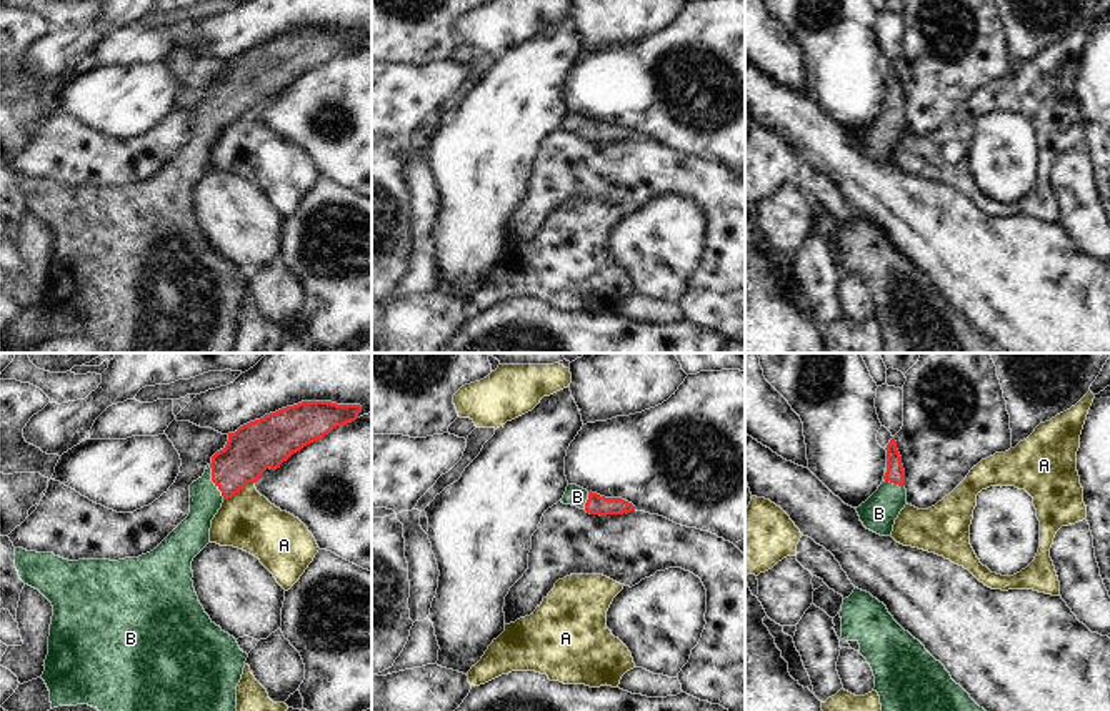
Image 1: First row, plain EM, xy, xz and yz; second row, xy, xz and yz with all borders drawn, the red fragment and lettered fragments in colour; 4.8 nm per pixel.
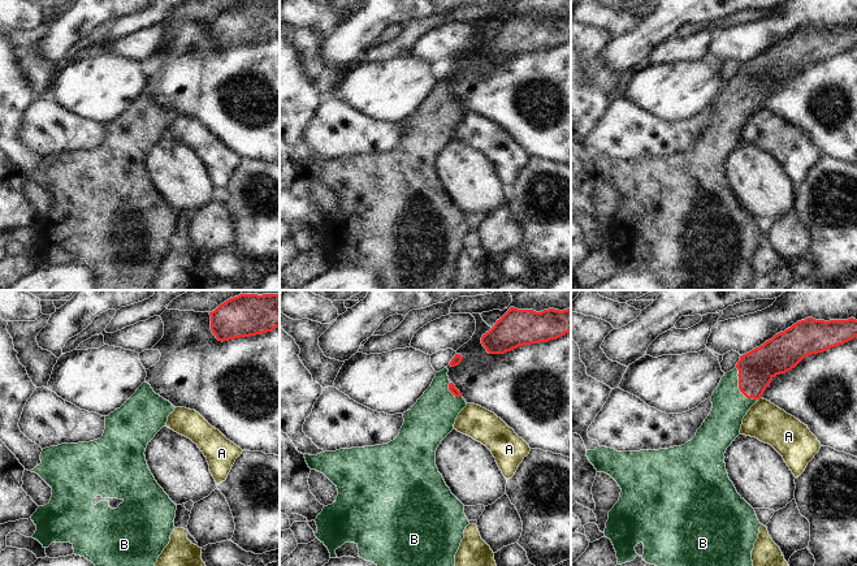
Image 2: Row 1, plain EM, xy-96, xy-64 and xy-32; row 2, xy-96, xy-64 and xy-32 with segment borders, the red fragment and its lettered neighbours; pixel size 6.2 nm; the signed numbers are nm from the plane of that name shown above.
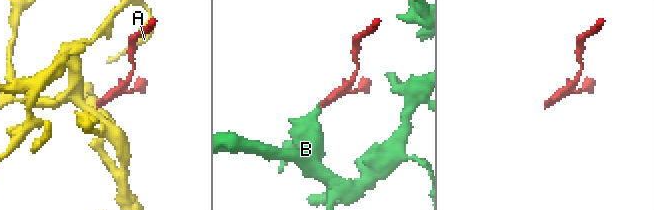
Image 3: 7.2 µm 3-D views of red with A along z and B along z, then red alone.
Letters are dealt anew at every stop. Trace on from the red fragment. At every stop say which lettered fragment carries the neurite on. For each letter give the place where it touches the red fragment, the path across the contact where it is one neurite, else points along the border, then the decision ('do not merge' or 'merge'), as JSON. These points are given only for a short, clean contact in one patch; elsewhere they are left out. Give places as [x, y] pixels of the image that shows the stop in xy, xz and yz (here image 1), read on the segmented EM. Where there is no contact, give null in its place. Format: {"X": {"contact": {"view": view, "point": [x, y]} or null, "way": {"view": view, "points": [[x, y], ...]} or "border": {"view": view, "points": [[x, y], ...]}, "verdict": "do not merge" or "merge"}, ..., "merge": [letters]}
{"A": {"contact": {"view": "xy", "point": [239, 490]}, "border": {"view": "xy", "points": [[254, 482], [249, 482], [224, 500]]}, "verdict": "do not merge"}, "B": {"contact": {"view": "xy", "point": [212, 480]}, "way": {"view": "xy", "points": [[252, 448], [220, 480], [212, 480], [212, 488], [205, 498]]}, "verdict": "merge"}, "merge": ["B"]}

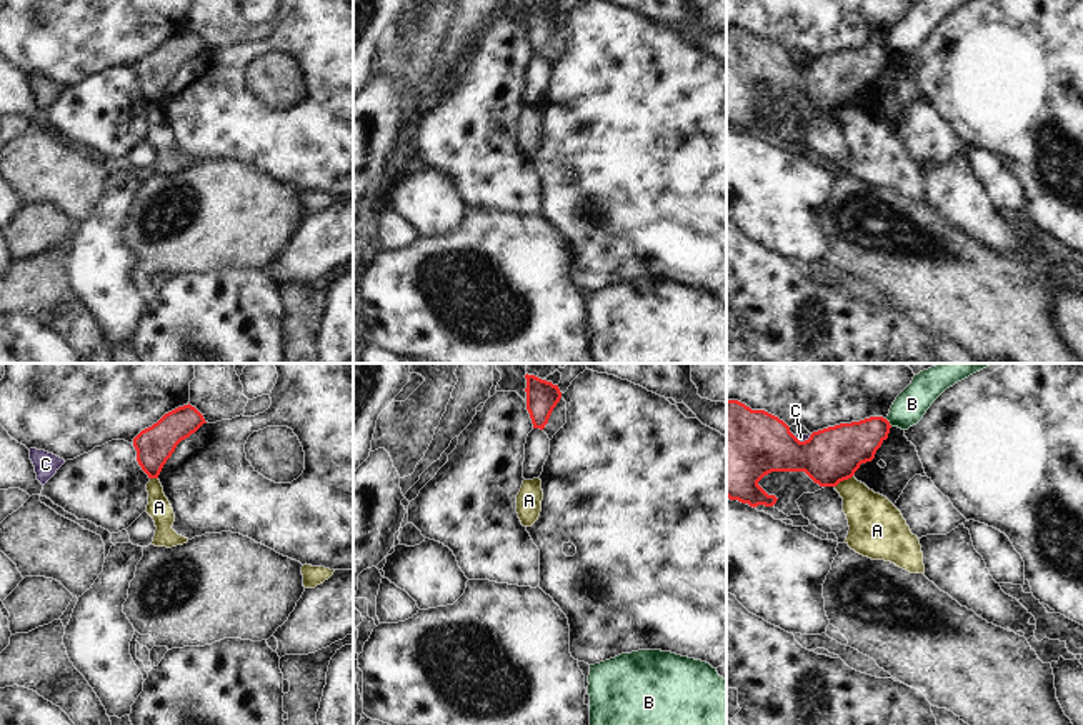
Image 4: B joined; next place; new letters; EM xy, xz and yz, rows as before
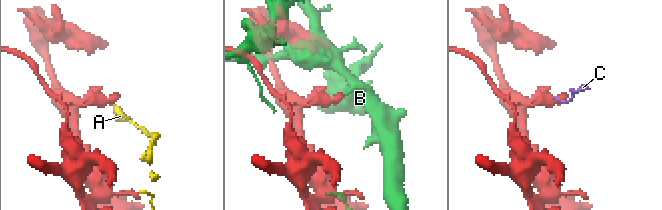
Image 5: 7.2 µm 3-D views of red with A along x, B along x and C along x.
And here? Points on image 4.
{"A": {"contact": {"view": "yz", "point": [843, 479]}, "border": {"view": "yz", "points": [[852, 475], [835, 487]]}, "verdict": "do not merge"}, "B": {"contact": {"view": "yz", "point": [888, 422]}, "verdict": "do not merge"}, "C": {"contact": {"view": "yz", "point": [802, 442]}, "border": {"view": "yz", "points": [[812, 434], [803, 440], [793, 435]]}, "verdict": "do not merge"}, "merge": []}

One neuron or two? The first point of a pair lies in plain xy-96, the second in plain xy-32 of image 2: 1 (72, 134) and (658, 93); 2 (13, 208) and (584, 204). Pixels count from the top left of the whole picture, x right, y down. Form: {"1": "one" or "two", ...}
{"1": "two", "2": "one"}

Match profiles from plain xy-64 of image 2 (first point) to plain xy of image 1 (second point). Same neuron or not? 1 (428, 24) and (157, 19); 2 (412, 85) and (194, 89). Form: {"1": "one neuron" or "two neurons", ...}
{"1": "two neurons", "2": "two neurons"}

